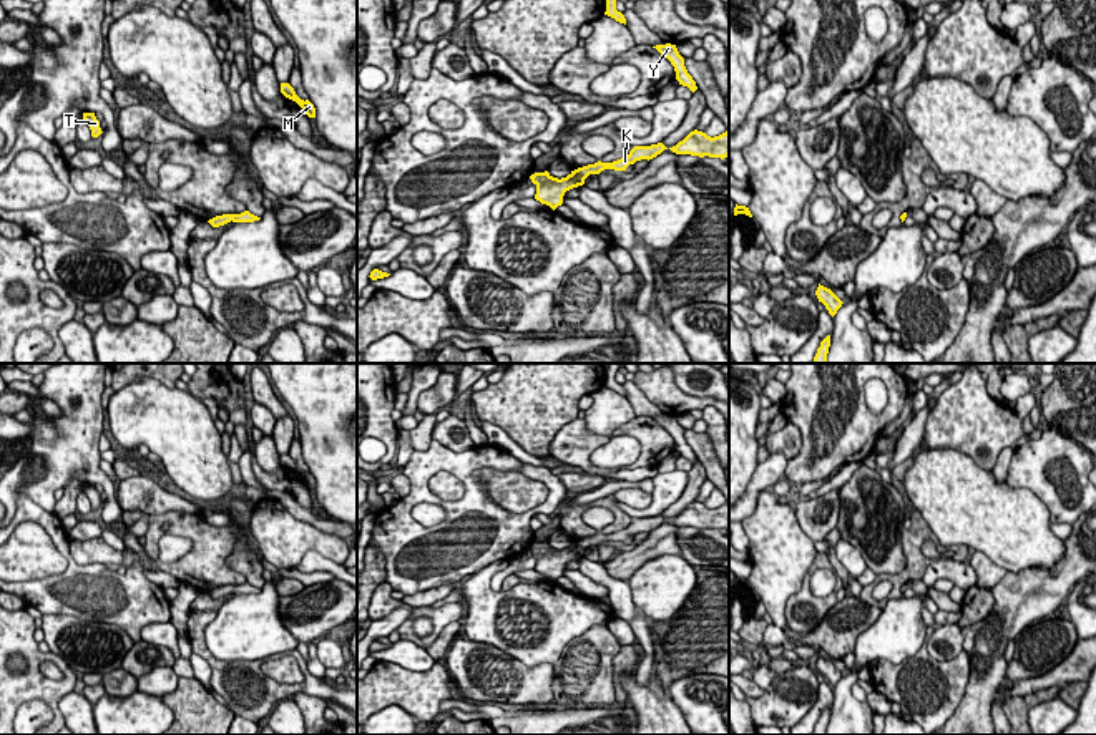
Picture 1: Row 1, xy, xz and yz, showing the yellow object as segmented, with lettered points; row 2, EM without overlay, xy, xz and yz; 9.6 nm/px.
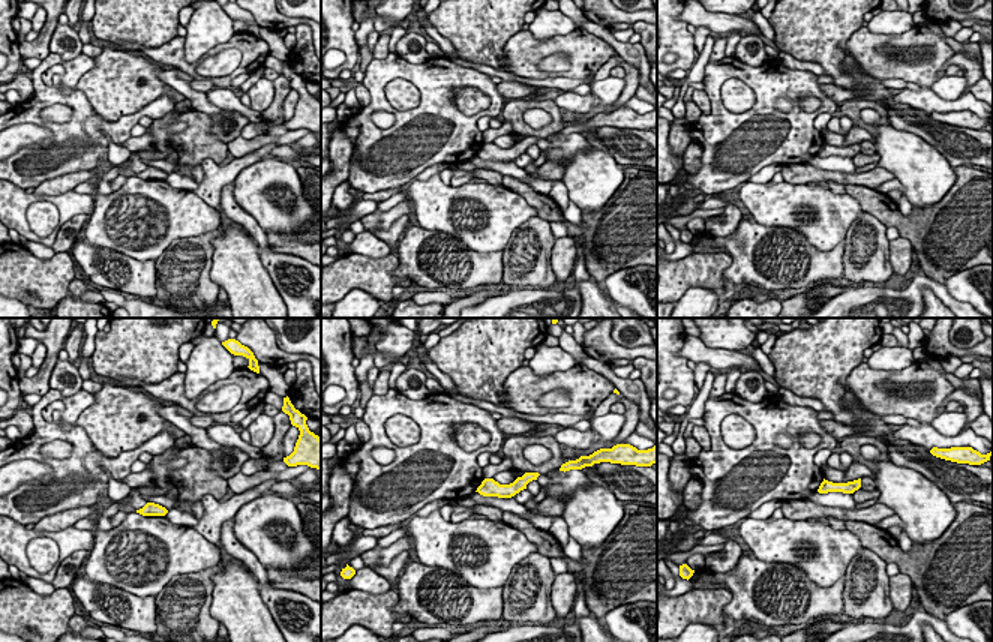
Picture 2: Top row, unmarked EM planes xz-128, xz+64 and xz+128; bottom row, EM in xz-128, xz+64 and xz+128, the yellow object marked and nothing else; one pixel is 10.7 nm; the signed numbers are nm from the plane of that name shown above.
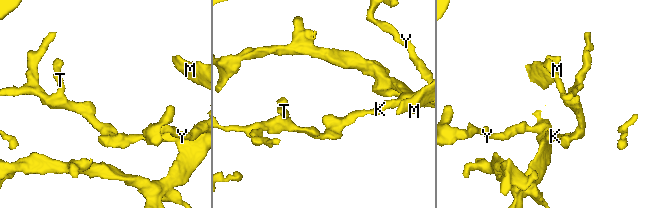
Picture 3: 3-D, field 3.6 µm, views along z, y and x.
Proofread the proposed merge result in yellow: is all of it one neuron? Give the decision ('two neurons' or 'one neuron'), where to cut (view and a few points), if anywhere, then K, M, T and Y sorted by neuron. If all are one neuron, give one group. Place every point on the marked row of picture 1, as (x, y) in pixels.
one neuron | no cut | K M T Y

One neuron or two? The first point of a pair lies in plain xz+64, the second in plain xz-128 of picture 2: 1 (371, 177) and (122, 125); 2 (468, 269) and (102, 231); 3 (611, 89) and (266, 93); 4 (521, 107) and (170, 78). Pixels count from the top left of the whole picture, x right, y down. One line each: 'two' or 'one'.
1: one
2: two
3: one
4: two

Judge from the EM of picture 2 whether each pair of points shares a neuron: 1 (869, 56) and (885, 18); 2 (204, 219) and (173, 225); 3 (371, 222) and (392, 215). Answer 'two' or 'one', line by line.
1: two
2: one
3: one

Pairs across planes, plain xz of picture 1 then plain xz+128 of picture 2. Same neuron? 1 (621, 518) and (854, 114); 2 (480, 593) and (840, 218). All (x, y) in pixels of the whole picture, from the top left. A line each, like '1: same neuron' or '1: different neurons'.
1: same neuron
2: same neuron

